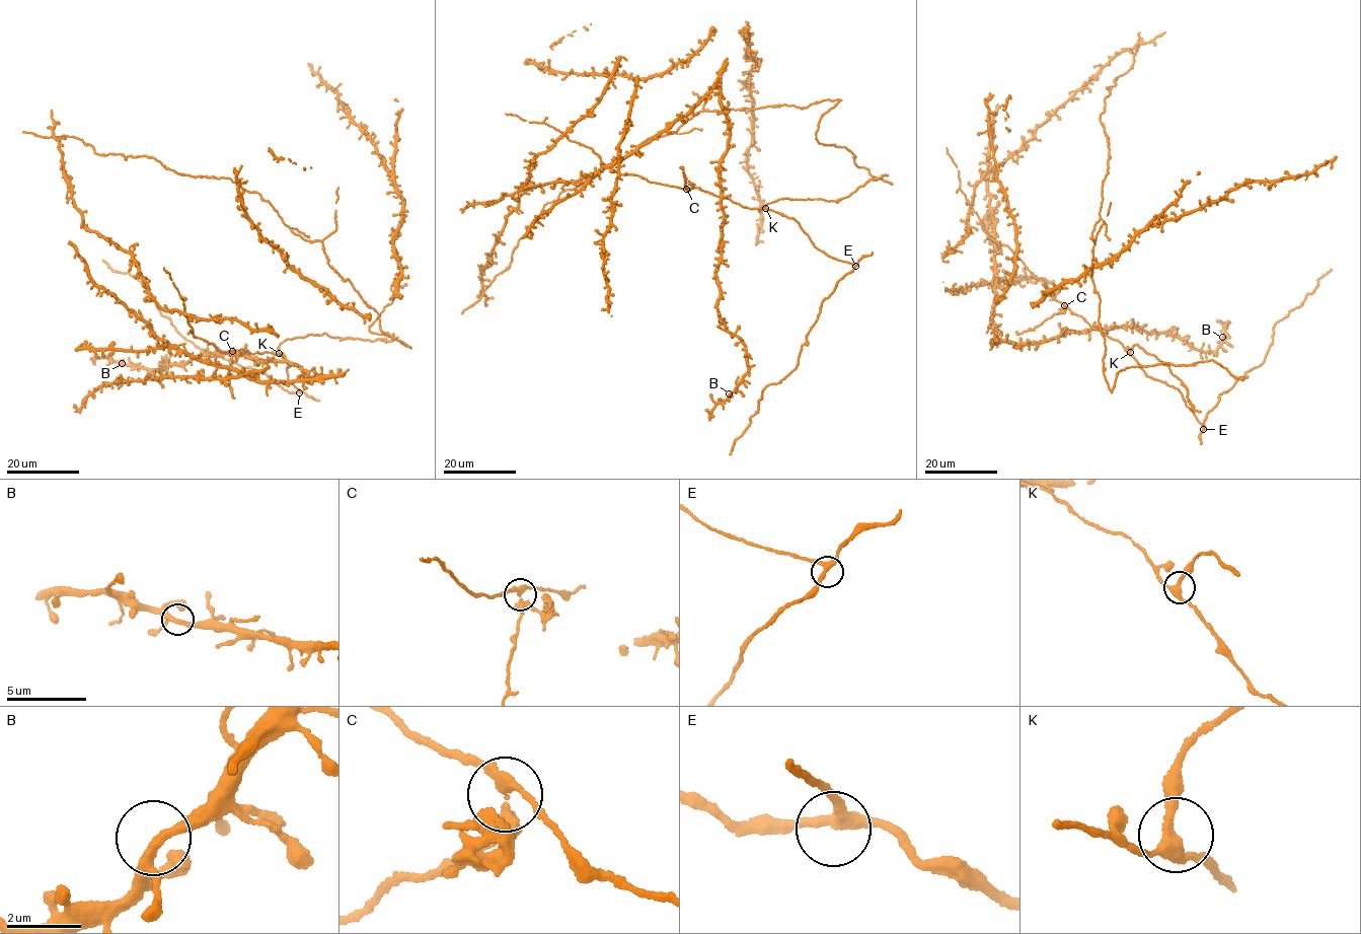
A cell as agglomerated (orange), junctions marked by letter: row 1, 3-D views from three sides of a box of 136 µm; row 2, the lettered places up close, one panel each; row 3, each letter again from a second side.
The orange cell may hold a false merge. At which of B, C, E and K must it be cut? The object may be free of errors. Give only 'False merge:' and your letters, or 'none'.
False merge: C

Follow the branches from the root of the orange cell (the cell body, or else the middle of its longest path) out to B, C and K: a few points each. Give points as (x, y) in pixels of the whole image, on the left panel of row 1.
B: (100, 234), (133, 256), (154, 302), (184, 311), (195, 337), (251, 357), (215, 351), (160, 370), (122, 363)
C: (100, 234), (133, 256), (154, 302), (164, 309), (184, 311), (195, 337), (205, 339), (220, 351), (231, 352)
K: (100, 234), (133, 256), (154, 302), (164, 309), (184, 311), (195, 337), (223, 351), (279, 353)

